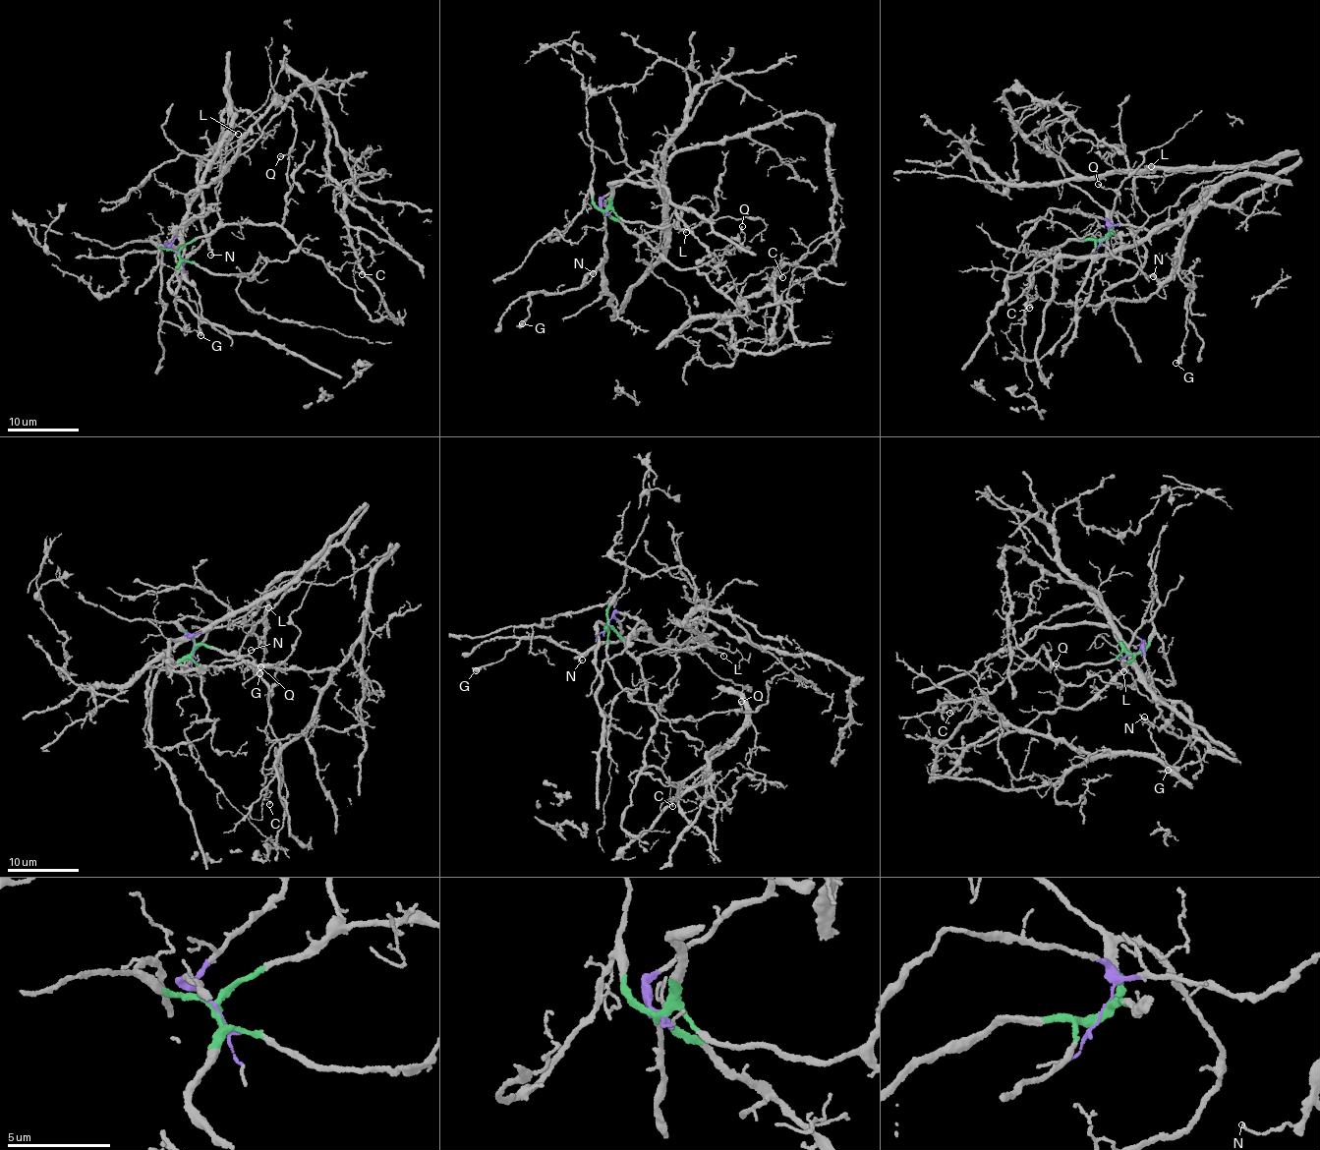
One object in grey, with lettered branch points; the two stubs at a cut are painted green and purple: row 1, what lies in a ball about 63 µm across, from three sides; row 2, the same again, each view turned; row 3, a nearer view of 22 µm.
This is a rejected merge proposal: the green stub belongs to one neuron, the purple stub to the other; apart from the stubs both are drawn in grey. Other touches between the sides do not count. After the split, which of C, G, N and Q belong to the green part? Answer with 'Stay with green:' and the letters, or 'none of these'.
Stay with green: C, Q

